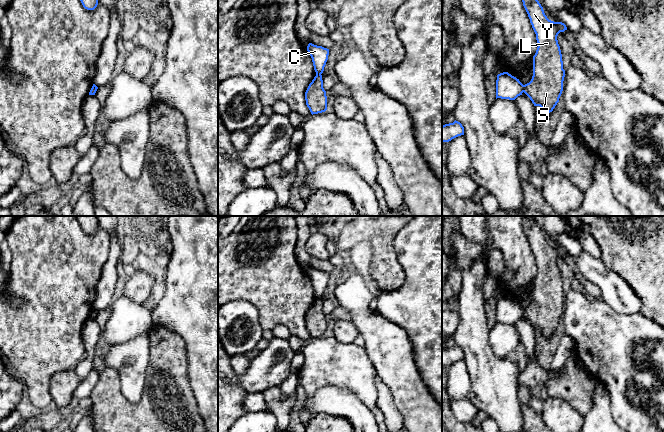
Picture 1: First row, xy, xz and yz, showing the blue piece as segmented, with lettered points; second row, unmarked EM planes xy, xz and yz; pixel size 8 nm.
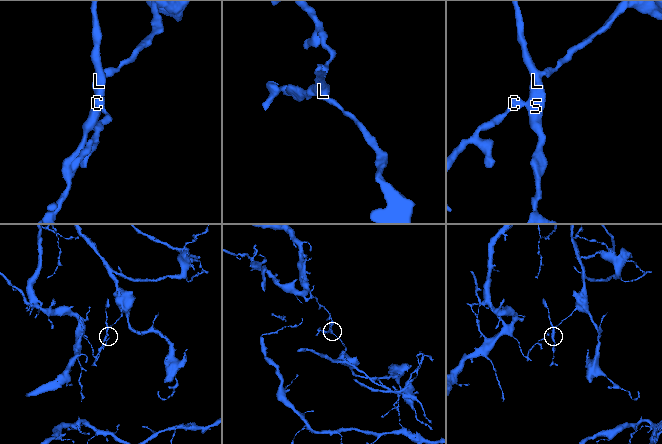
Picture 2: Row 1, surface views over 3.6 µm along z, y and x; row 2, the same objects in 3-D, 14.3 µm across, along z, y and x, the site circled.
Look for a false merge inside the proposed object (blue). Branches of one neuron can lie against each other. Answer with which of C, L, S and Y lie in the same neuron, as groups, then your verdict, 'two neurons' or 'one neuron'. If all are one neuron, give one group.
groups C / L S Y; two neurons

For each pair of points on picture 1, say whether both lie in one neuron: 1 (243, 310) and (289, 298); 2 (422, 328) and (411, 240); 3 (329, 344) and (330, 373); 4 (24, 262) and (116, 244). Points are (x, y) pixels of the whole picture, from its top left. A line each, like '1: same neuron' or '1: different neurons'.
1: different neurons
2: same neuron
3: same neuron
4: different neurons

